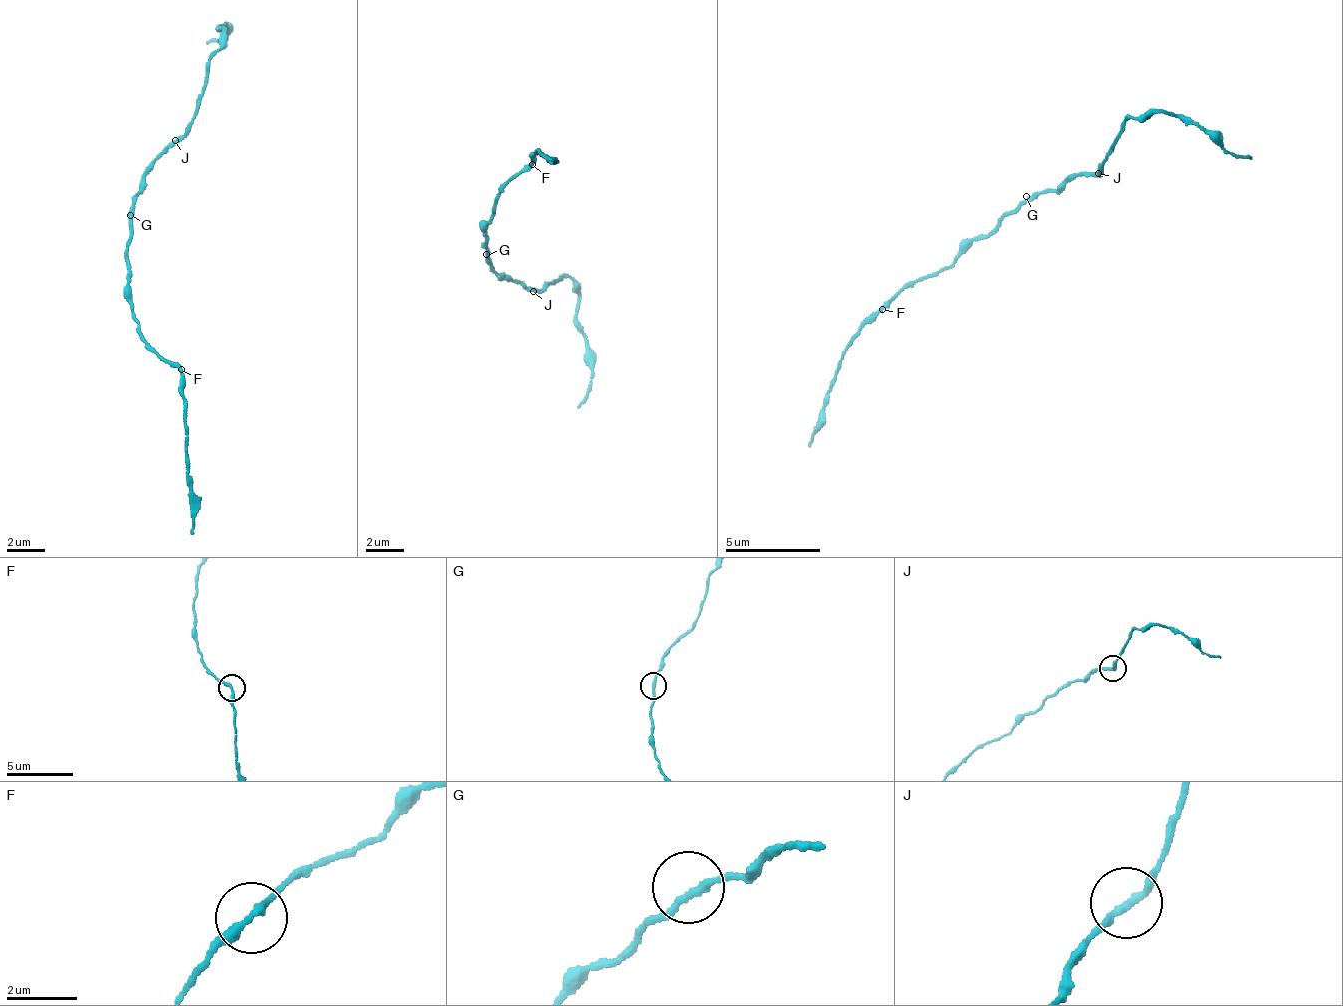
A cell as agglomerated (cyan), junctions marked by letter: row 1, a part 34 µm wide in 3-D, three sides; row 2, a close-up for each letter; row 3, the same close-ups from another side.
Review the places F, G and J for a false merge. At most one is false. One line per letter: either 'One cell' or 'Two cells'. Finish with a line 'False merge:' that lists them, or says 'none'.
F: One cell
G: One cell
J: One cell
False merge: none

